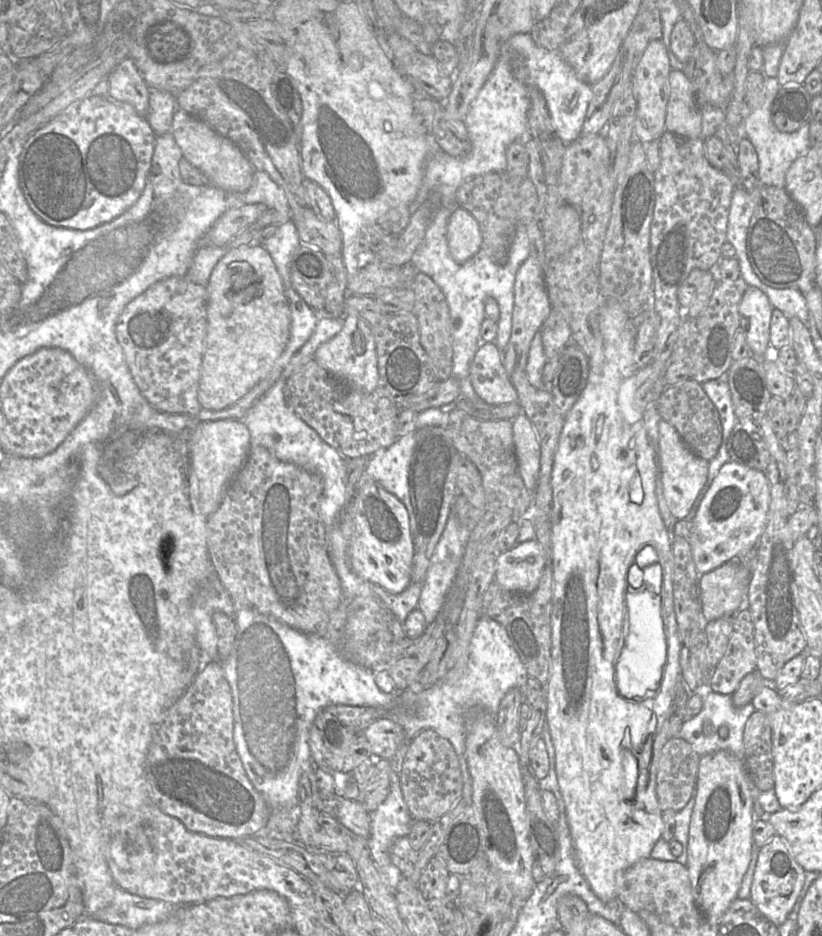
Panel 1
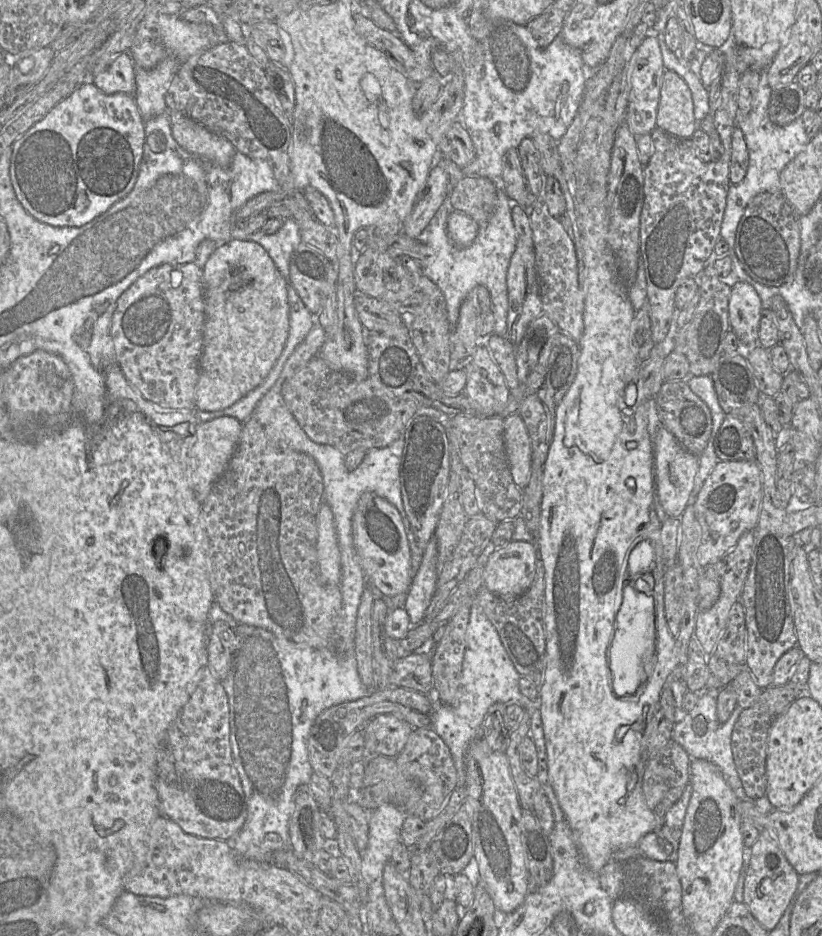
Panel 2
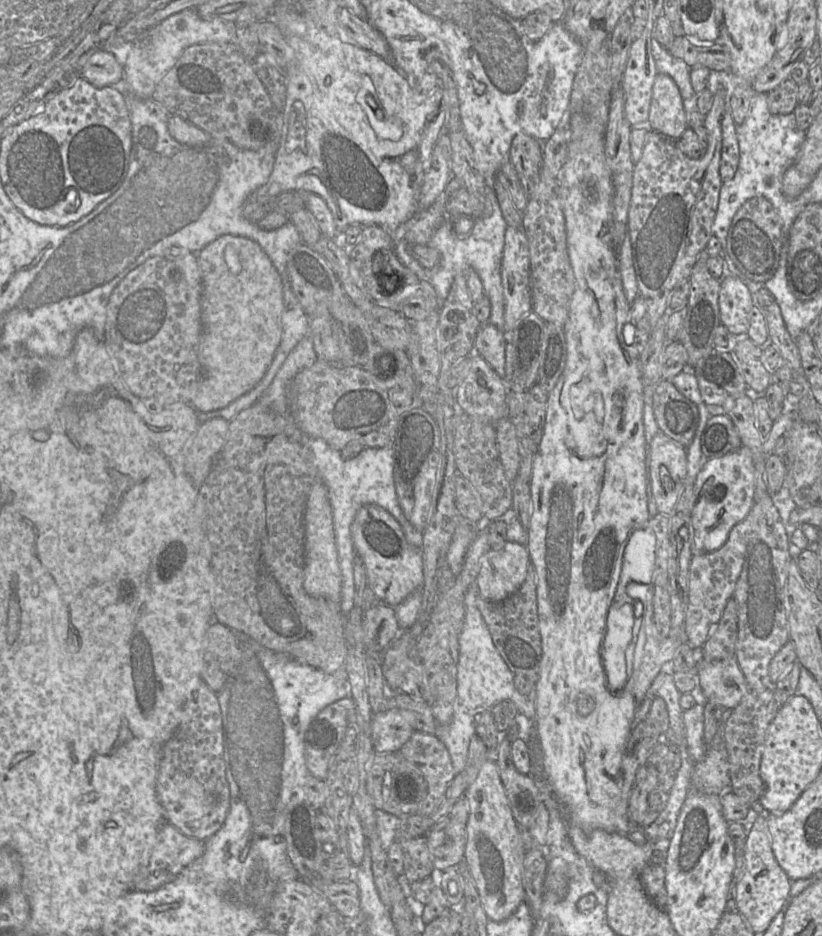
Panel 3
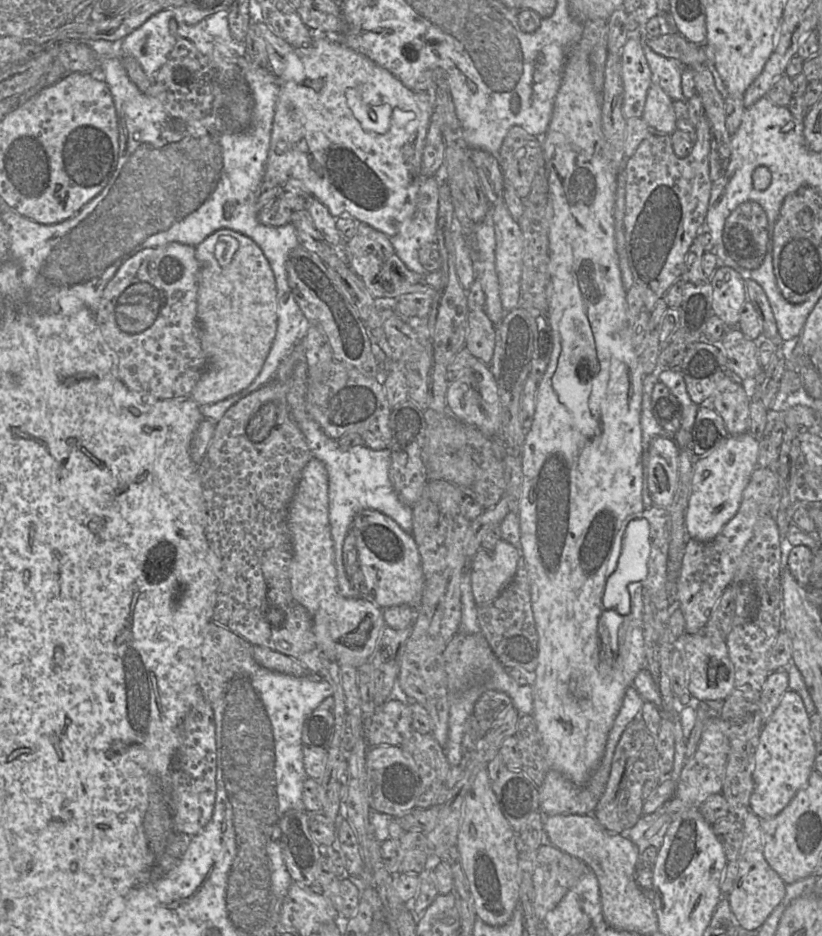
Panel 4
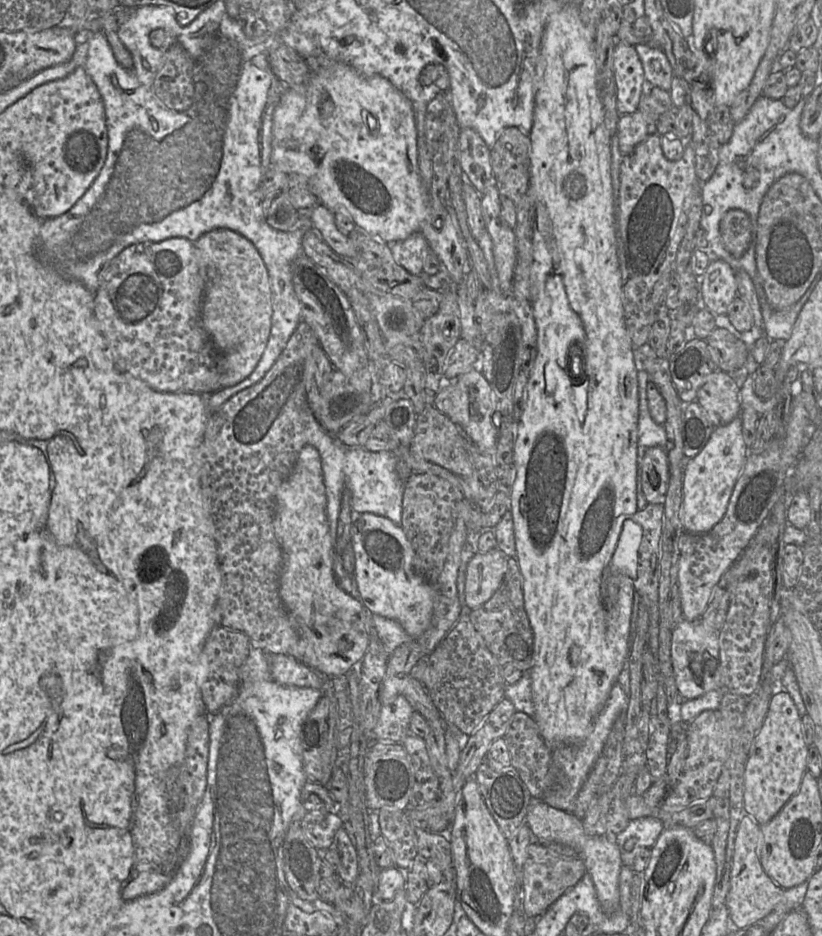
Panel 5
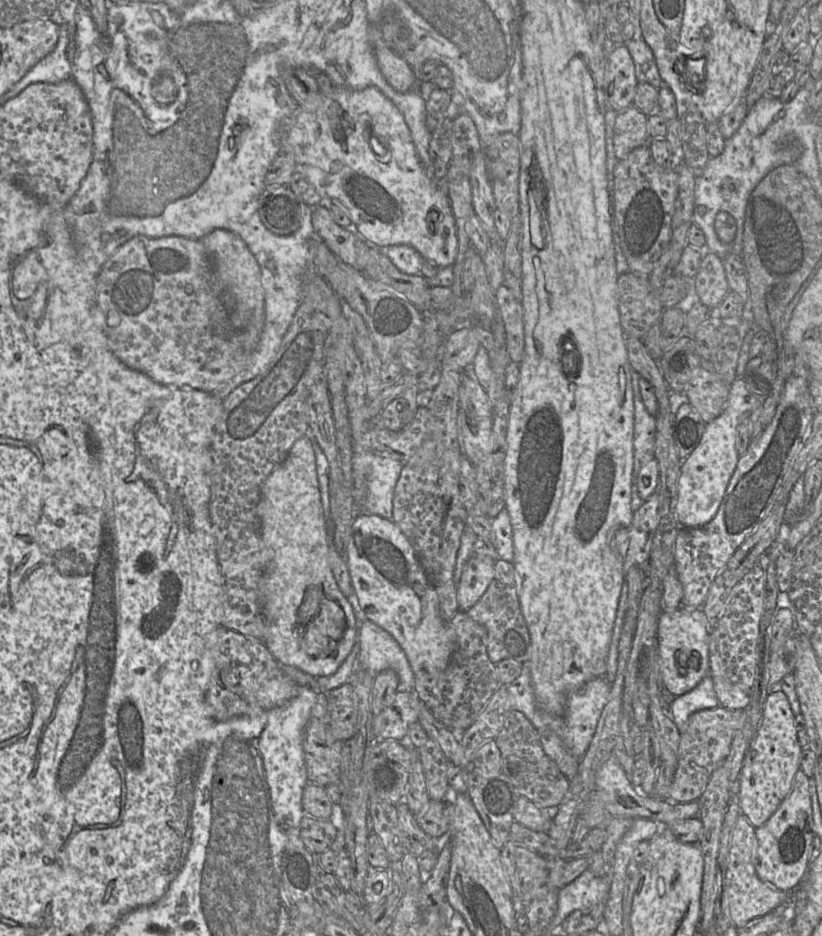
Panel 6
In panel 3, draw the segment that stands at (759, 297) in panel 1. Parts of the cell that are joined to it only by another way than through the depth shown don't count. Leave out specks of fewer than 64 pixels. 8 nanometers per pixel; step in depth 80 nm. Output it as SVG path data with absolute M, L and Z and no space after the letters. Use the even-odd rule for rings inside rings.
M726 273L721 279L719 309L722 324L731 334L747 334L748 314L753 305L752 293L737 276Z

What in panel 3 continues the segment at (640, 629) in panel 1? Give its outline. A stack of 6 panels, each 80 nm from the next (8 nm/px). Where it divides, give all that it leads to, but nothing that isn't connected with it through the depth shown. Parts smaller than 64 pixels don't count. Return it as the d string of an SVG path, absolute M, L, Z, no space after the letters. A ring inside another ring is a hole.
M633 600L630 602L613 602L606 620L601 656L607 669L615 670L618 685L617 692L627 682L627 647L633 639L633 627L636 617Z

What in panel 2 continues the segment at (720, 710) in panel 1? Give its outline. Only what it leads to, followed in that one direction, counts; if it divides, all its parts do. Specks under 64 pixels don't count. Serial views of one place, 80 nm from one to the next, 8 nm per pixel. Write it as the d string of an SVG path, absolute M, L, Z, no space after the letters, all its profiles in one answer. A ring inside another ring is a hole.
M710 691L700 696L695 709L686 712L684 719L676 723L672 732L672 740L679 743L693 760L707 760L714 763L720 769L725 781L738 799L750 799L744 792L736 770L731 744L734 726L744 709L737 707L729 719L721 723L717 716L717 692Z

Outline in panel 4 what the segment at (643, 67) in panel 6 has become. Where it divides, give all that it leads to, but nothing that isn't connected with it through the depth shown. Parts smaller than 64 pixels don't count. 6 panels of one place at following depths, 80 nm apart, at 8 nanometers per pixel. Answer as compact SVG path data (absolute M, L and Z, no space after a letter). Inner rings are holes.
M643 44L645 57L652 73L652 83L659 85L673 100L687 101L682 92L685 65L679 60L662 56Z

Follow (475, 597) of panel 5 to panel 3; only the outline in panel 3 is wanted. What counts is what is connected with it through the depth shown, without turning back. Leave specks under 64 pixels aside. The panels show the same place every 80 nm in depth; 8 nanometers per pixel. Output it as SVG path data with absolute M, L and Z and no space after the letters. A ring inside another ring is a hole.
M511 541L499 547L489 547L479 562L475 583L479 595L501 601L514 594L533 568L526 545Z

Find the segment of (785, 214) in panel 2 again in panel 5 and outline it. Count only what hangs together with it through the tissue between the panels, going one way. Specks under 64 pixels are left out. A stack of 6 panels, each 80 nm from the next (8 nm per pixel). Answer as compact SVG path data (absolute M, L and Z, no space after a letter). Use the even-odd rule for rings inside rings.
M729 210L720 221L719 231L724 248L736 258L741 257L753 243L754 223L743 210Z

